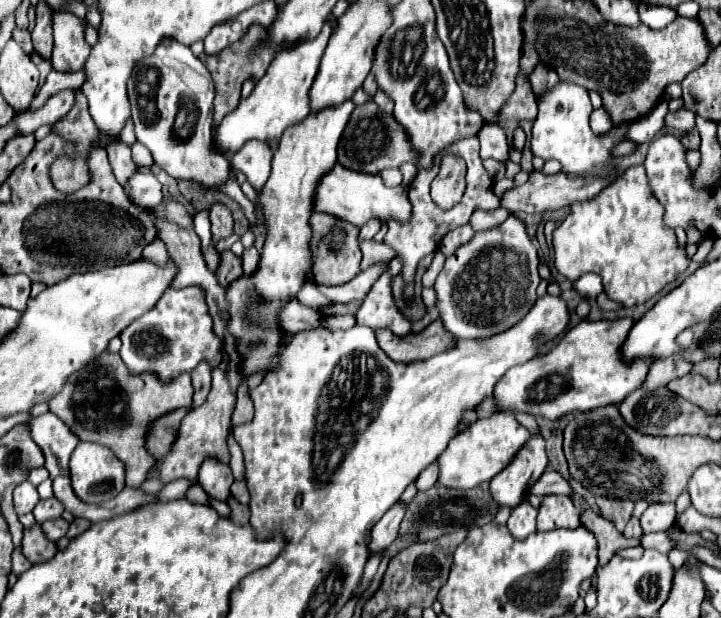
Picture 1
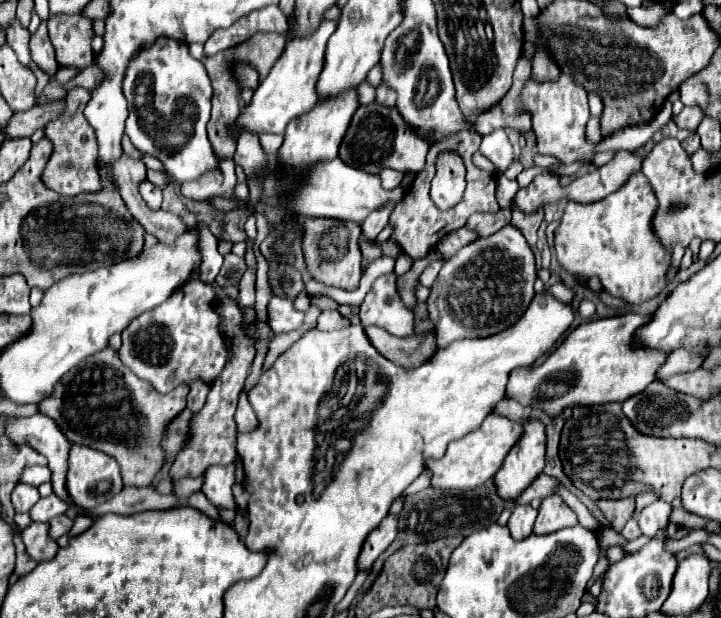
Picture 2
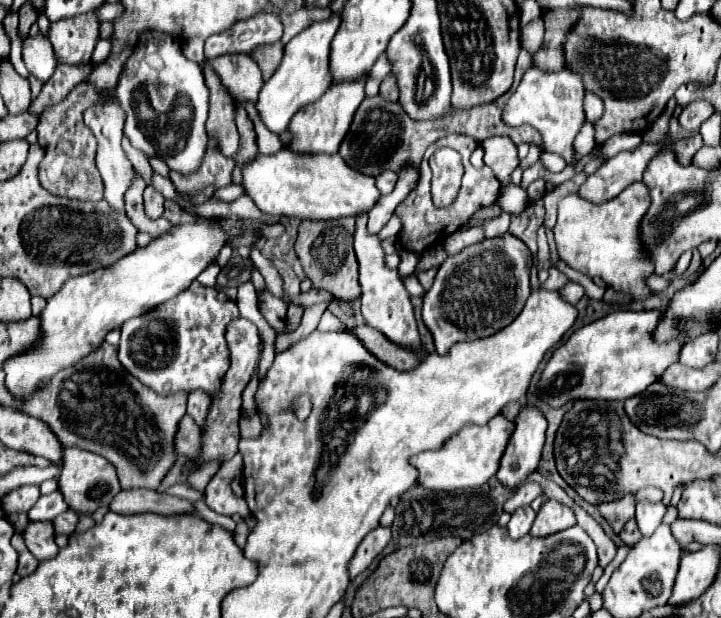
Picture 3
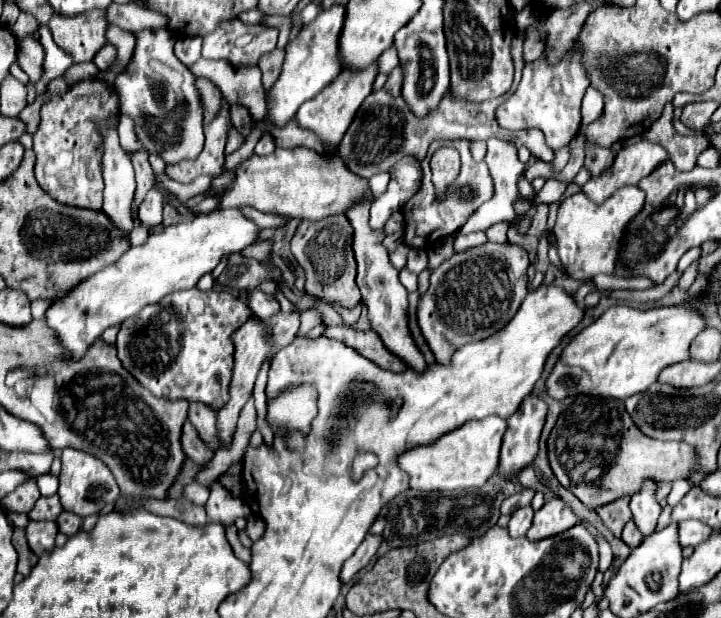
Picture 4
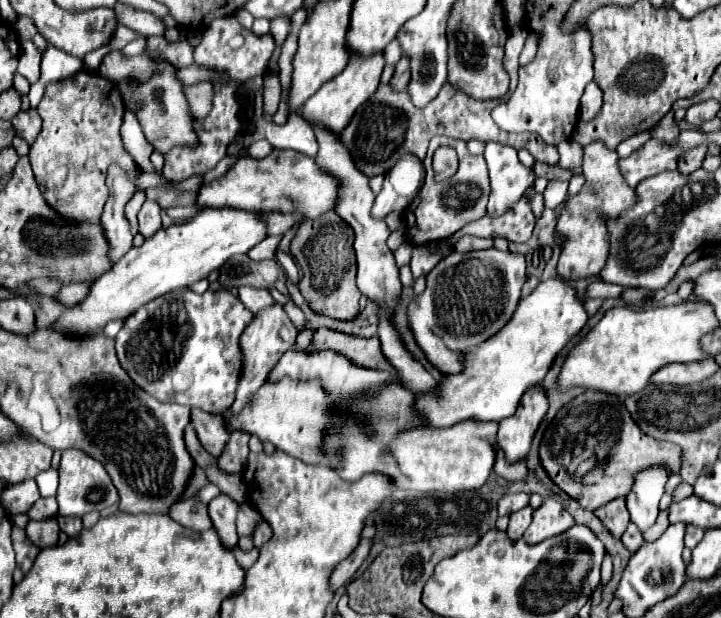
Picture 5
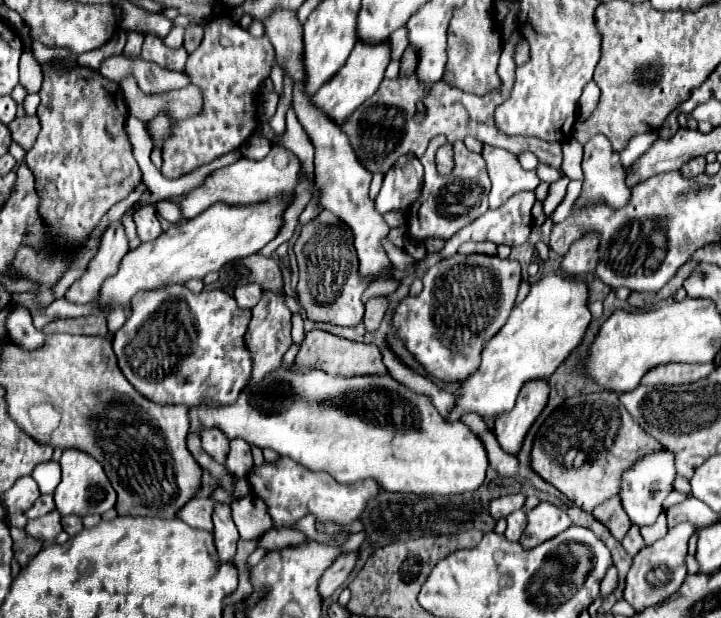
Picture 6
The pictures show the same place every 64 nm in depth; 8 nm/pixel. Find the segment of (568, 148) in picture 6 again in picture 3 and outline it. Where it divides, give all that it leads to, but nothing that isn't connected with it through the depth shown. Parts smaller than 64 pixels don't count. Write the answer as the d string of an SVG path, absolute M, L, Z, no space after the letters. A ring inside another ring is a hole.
M542 152L540 161L548 170L554 170L554 172L558 172L558 170L562 170L562 168L567 166L567 163L562 156L549 152Z

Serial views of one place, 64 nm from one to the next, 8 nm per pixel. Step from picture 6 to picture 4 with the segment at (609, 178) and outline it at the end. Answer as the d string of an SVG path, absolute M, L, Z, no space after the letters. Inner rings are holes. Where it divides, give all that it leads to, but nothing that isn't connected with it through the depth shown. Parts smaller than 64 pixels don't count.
M588 146L586 148L586 160L584 160L584 166L592 172L592 176L600 174L604 168L608 168L614 160L614 154L612 150L608 148L600 148L600 146ZM638 186L620 188L604 204L590 202L582 192L564 198L556 218L556 248L570 278L592 280L596 274L612 276L618 270L618 248L626 236L628 224L644 206L644 192Z

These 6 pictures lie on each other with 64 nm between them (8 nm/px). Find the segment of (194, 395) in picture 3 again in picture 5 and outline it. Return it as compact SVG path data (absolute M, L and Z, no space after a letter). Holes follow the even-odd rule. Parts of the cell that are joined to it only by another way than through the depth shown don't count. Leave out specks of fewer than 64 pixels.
M192 408L190 412L190 422L198 434L198 440L202 442L202 446L212 454L212 456L220 456L230 434L228 430L224 428L220 416L216 414L210 414L210 412L204 412L200 408Z

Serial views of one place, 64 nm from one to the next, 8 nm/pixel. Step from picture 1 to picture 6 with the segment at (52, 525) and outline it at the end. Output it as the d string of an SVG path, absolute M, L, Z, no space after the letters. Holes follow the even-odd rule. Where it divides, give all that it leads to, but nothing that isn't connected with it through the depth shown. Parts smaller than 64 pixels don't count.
M62 516L62 528L64 532L68 532L70 536L76 536L84 526L82 526L82 518L80 516Z

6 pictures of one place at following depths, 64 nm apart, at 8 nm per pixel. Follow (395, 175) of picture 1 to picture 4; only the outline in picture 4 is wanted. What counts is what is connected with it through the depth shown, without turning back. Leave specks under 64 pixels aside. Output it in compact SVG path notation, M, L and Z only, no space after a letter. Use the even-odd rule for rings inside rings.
M376 174L376 176L370 178L370 188L372 188L372 192L374 192L376 198L378 198L386 188L388 188L390 178L392 178L390 174Z

